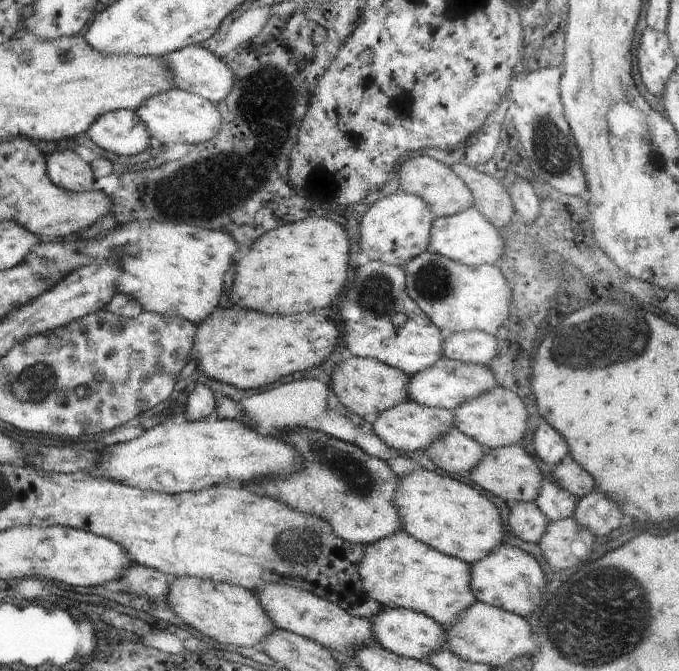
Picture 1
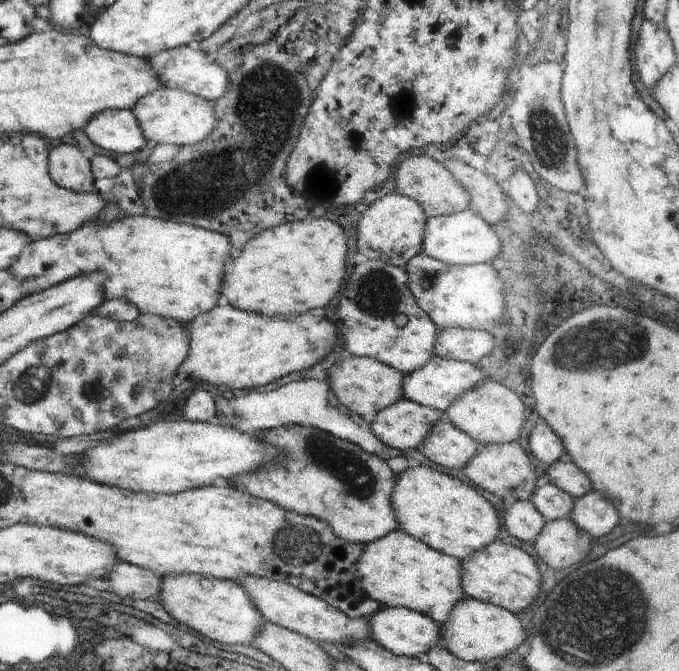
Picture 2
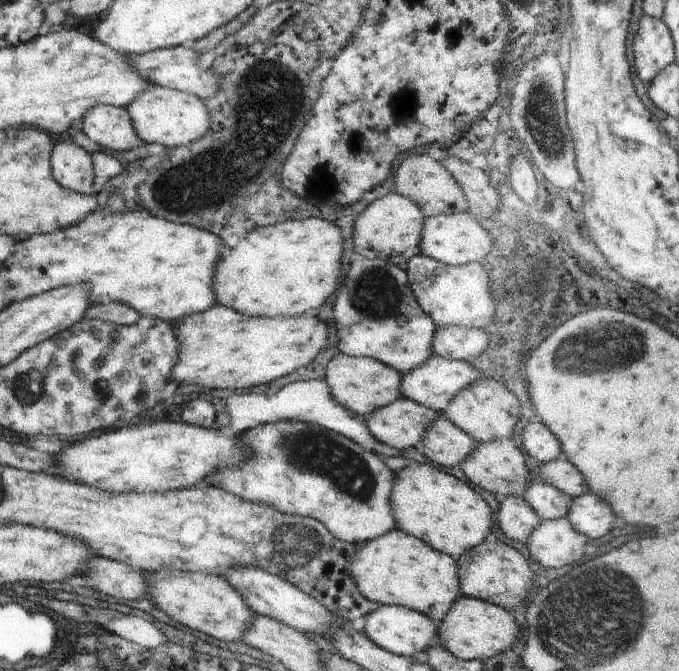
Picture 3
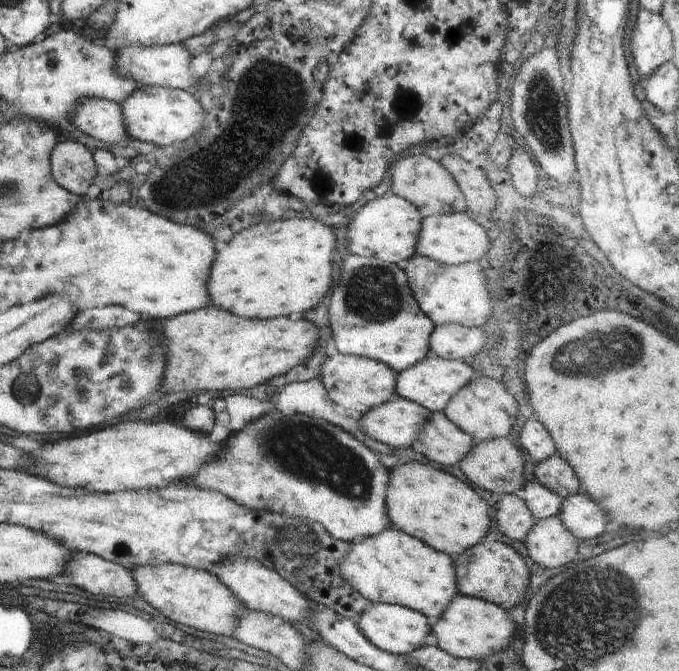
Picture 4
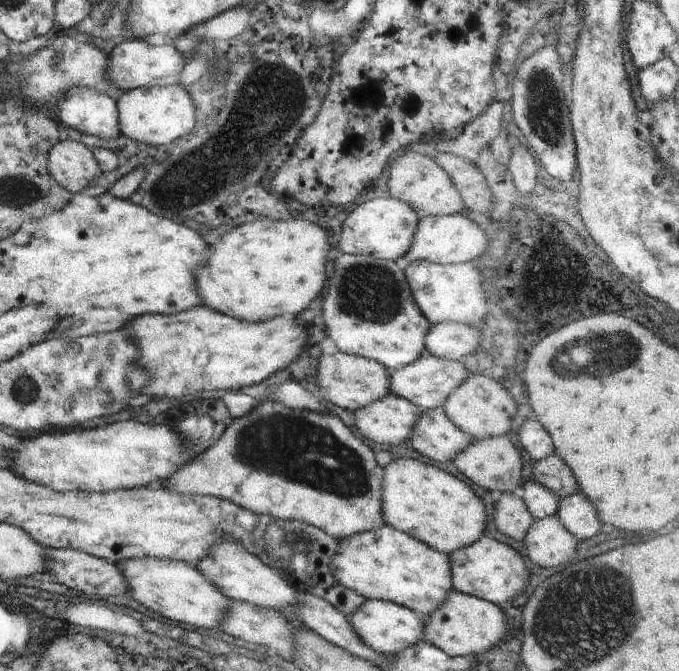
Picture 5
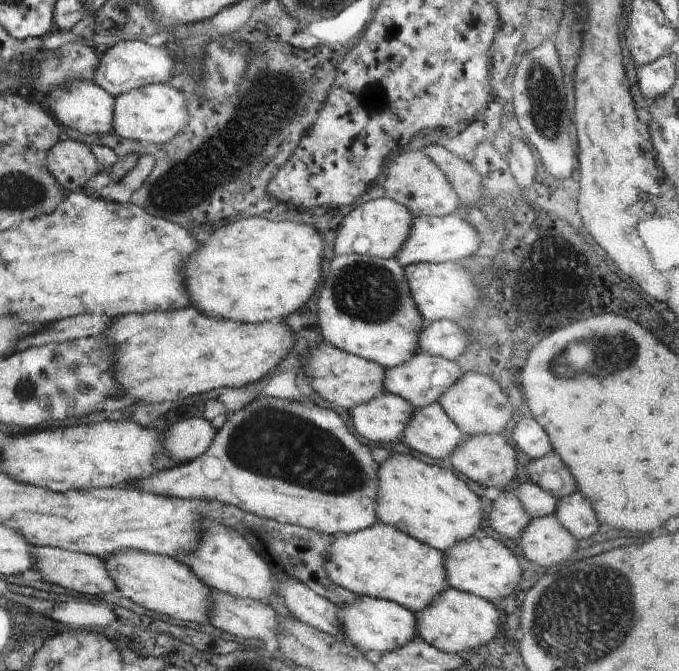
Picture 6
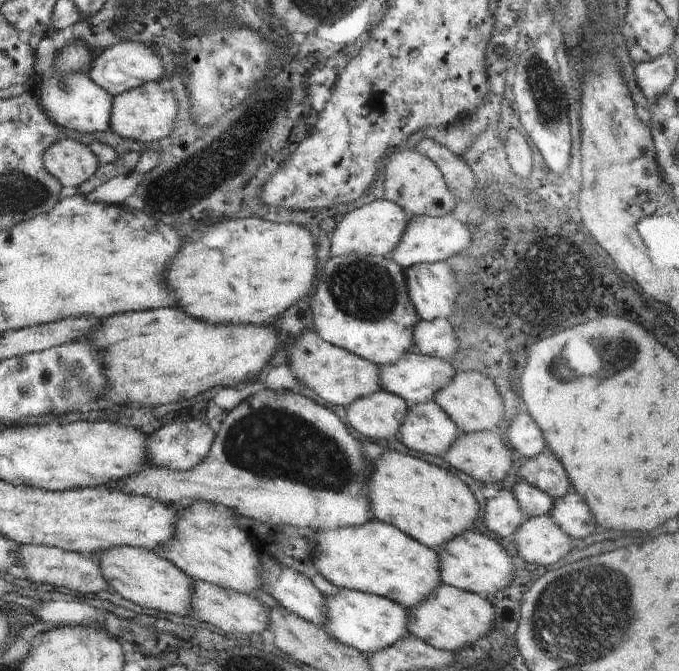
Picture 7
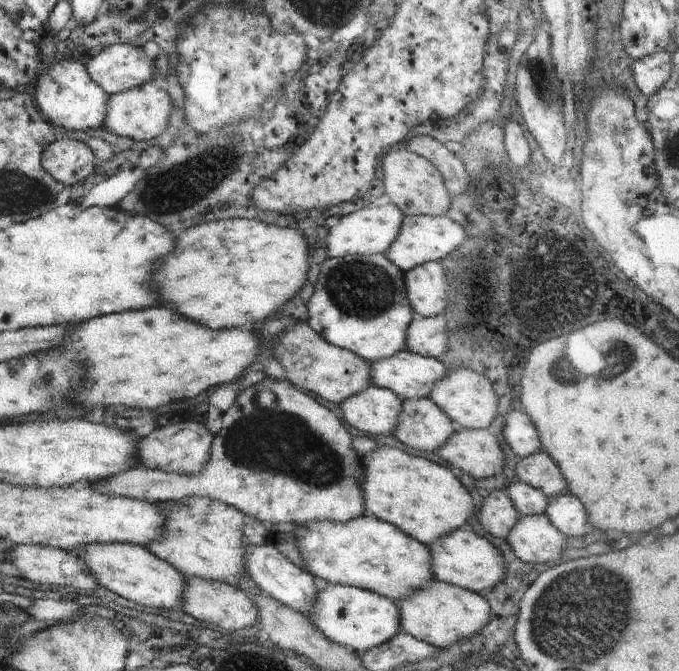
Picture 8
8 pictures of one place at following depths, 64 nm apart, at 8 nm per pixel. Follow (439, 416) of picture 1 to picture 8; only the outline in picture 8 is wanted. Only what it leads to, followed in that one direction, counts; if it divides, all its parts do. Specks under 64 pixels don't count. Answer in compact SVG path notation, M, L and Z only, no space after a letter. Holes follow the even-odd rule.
M368 385L360 393L341 402L344 420L349 428L370 436L392 434L397 425L403 400L391 390Z

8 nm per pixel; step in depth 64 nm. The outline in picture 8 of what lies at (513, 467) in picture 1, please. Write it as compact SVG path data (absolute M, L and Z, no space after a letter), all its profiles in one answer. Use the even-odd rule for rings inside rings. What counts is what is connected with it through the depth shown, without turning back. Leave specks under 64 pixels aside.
M458 428L435 453L474 478L492 479L505 466L500 443L489 429Z

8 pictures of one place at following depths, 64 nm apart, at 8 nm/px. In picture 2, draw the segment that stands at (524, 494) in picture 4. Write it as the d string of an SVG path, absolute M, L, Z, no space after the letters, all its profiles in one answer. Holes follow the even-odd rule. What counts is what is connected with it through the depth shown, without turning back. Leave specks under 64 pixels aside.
M542 480L533 490L531 503L547 522L556 519L570 519L575 498L554 484Z

